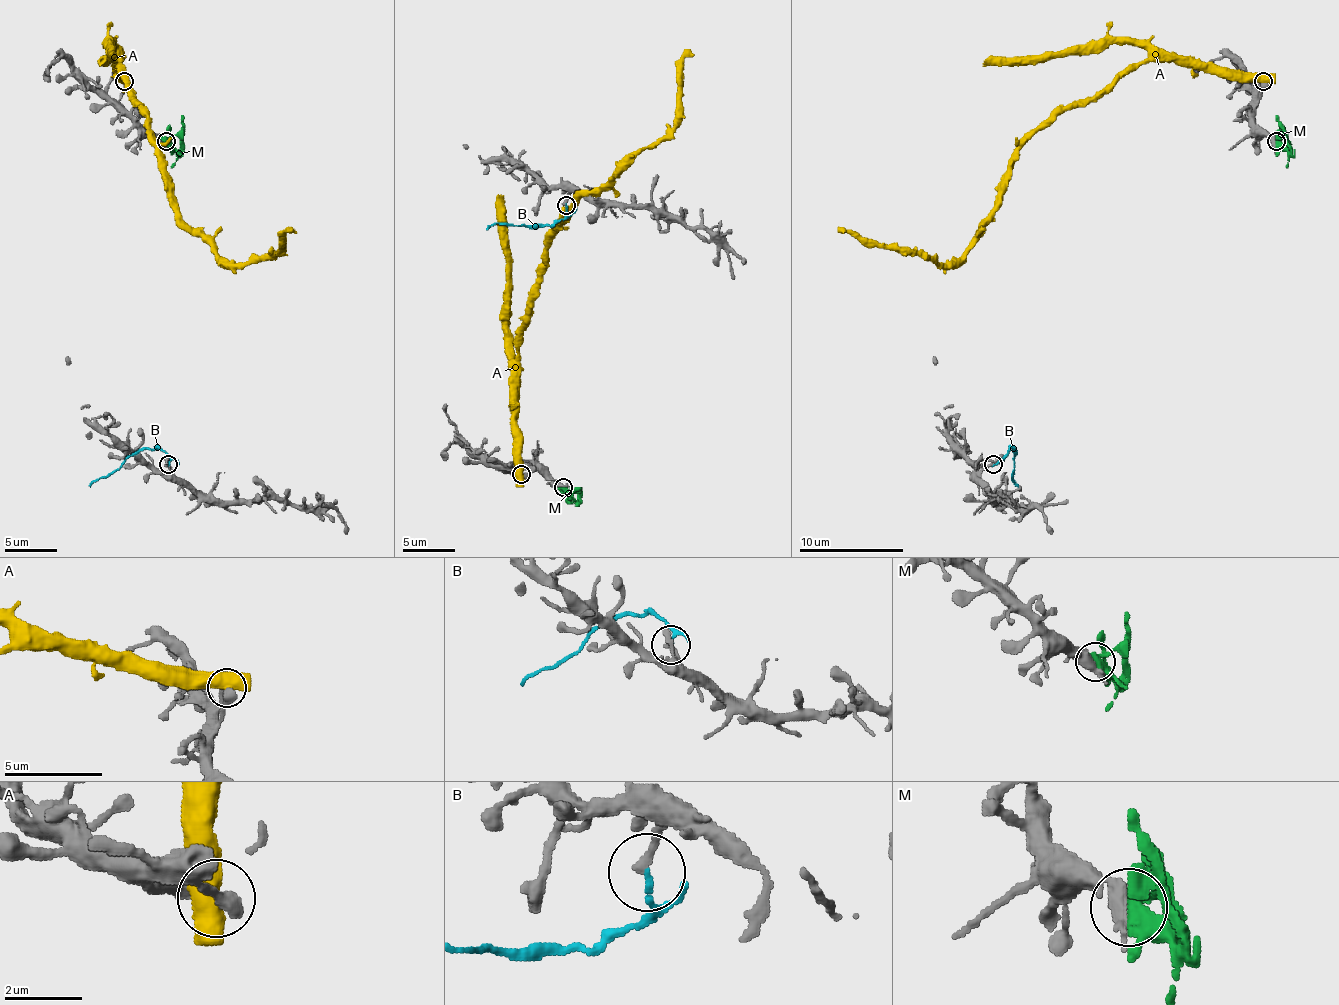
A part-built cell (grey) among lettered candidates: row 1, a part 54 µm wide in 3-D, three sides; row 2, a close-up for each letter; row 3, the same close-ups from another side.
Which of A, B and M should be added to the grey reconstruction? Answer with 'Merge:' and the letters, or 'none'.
Merge: M

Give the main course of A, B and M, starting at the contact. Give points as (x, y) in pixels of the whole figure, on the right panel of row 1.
A: (1262, 81), (1171, 60), (1124, 68), (1017, 151), (999, 206), (960, 258), (934, 263), (837, 227)
B: (994, 464), (1012, 448), (1015, 469), (1012, 482), (1017, 487)
M: (1275, 141), (1283, 138), (1275, 115)

